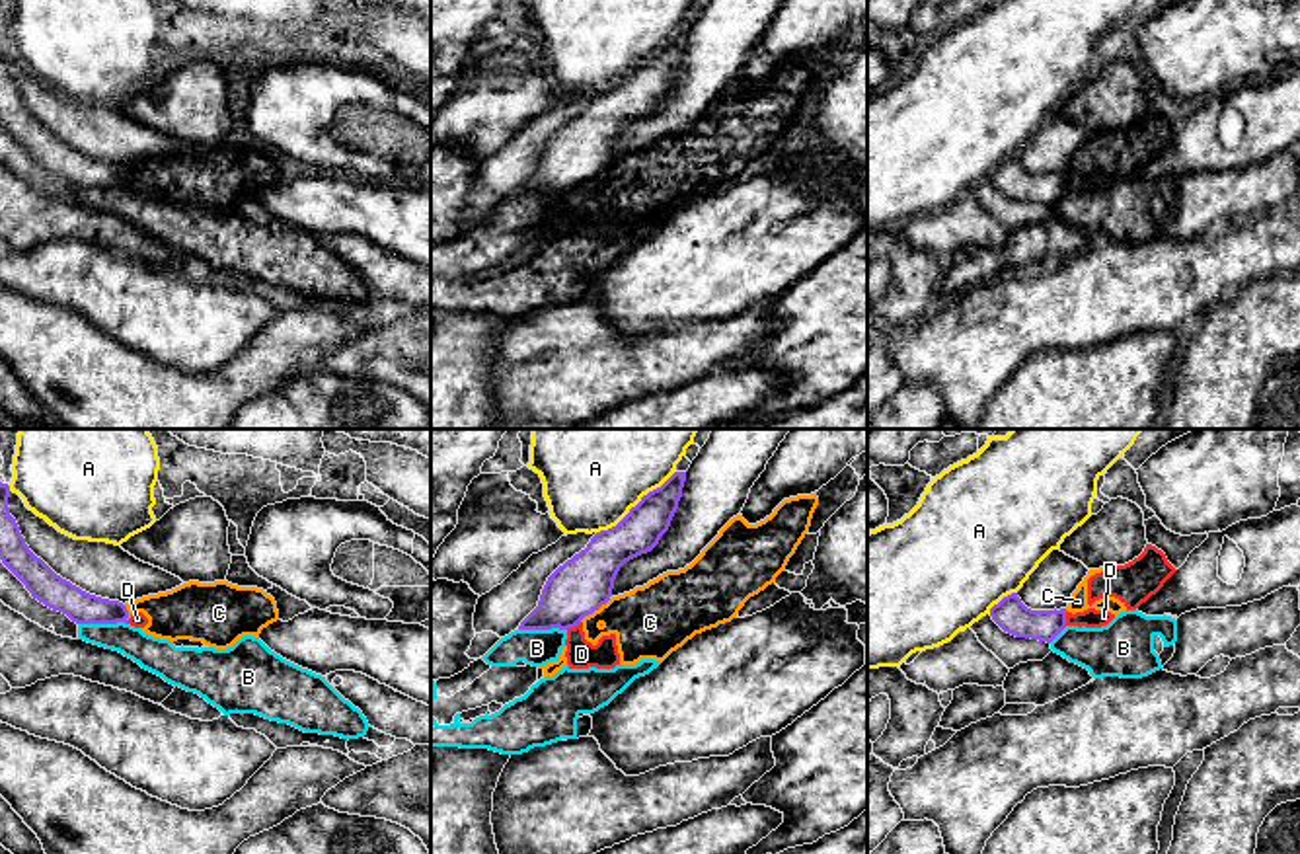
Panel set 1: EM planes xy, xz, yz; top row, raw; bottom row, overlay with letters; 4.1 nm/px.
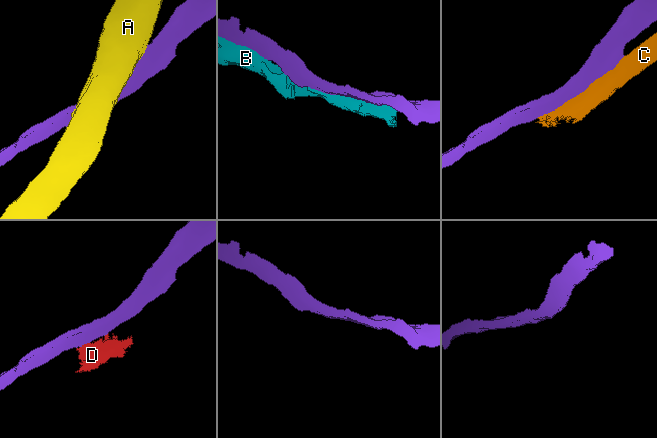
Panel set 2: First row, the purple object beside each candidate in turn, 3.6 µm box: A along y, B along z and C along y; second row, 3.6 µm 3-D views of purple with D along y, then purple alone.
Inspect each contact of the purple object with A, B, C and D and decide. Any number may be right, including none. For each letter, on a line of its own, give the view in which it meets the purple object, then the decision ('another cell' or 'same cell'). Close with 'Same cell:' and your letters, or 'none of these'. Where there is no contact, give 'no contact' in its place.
A: meets purple in xz; another cell
B: meets purple in xy; another cell
C: meets purple in xz; another cell
D: meets purple in yz; another cell
Same cell: none of these

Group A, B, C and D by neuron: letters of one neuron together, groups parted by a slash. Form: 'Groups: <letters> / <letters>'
Groups: A / B / C D

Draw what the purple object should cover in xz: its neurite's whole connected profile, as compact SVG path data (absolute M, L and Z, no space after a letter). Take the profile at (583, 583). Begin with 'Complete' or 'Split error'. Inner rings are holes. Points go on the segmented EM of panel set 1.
Complete. M674 472L649 491L612 528L596 532L585 550L559 565L546 581L538 606L518 630L569 630L612 597L620 567L651 552L678 509L686 472Z

